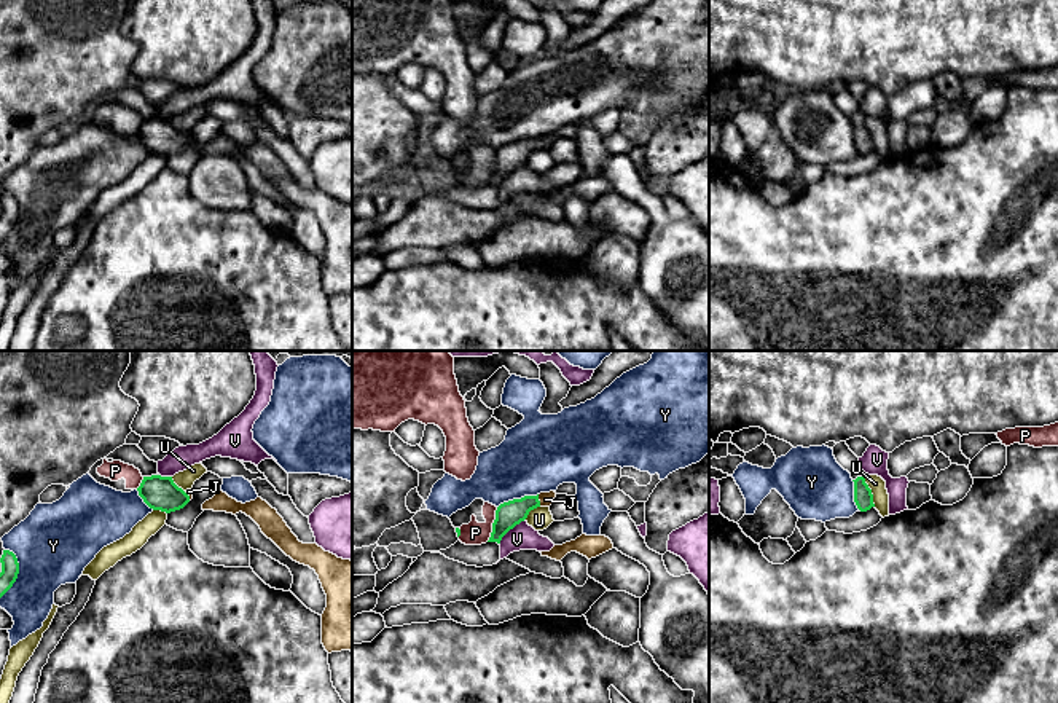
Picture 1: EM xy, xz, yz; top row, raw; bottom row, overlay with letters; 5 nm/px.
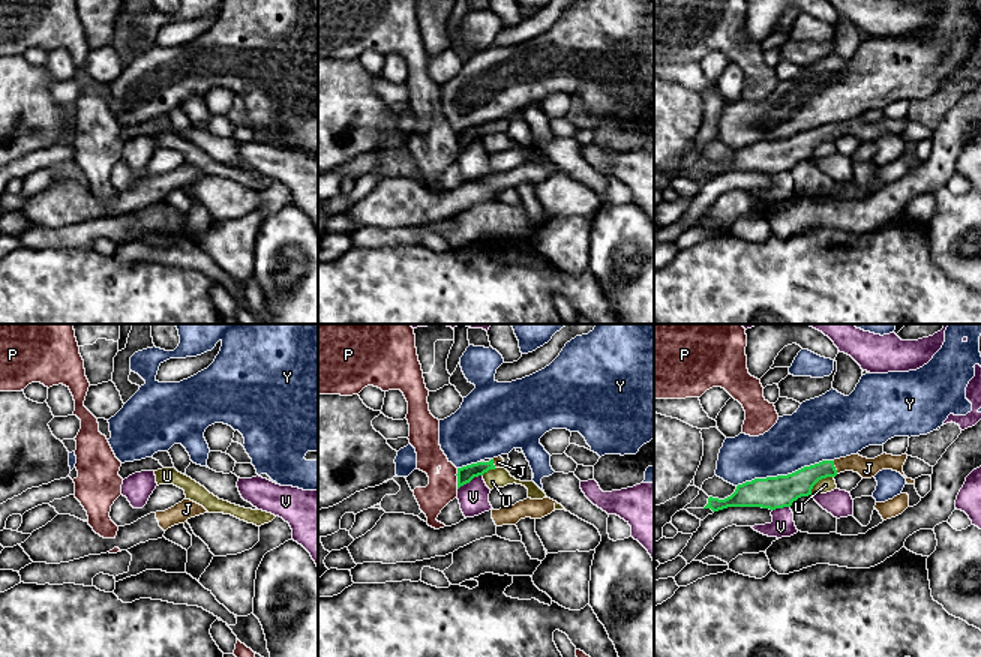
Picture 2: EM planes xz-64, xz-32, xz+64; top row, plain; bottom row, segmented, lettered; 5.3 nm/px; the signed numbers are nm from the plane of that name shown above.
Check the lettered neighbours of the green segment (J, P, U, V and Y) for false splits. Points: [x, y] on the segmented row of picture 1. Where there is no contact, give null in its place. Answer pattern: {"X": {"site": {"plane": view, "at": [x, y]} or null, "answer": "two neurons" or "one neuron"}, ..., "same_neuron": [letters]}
{"J": {"site": {"plane": "xz", "at": [539, 501]}, "answer": "one neuron"}, "P": {"site": {"plane": "xz", "at": [493, 525]}, "answer": "two neurons"}, "U": {"site": {"plane": "yz", "at": [870, 491]}, "answer": "two neurons"}, "V": {"site": {"plane": "xz", "at": [510, 528]}, "answer": "two neurons"}, "Y": {"site": {"plane": "xz", "at": [517, 499]}, "answer": "two neurons"}, "same_neuron": ["J"]}

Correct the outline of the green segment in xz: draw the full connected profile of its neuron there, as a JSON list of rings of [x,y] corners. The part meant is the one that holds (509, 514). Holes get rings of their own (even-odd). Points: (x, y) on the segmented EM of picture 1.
[[[550,491],[500,504],[496,510],[496,520],[492,523],[492,532],[488,542],[500,544],[502,537],[516,524],[524,521],[531,510],[537,507],[550,507],[554,497],[556,493]]]

